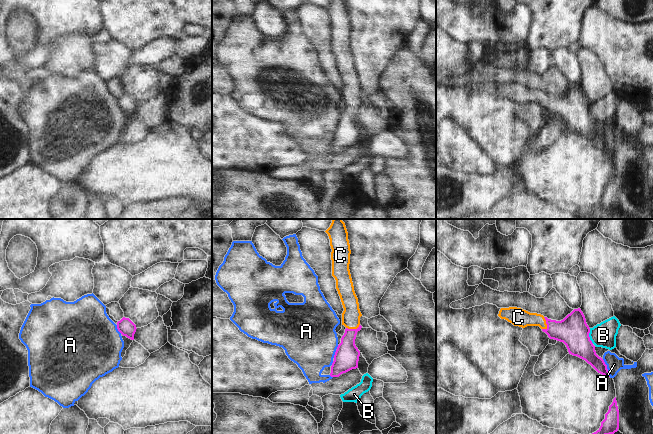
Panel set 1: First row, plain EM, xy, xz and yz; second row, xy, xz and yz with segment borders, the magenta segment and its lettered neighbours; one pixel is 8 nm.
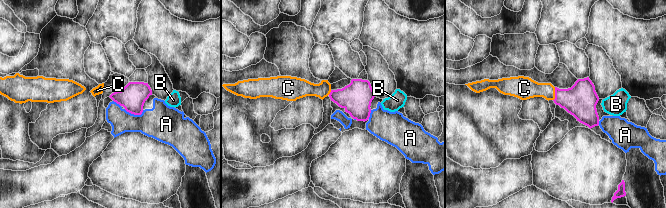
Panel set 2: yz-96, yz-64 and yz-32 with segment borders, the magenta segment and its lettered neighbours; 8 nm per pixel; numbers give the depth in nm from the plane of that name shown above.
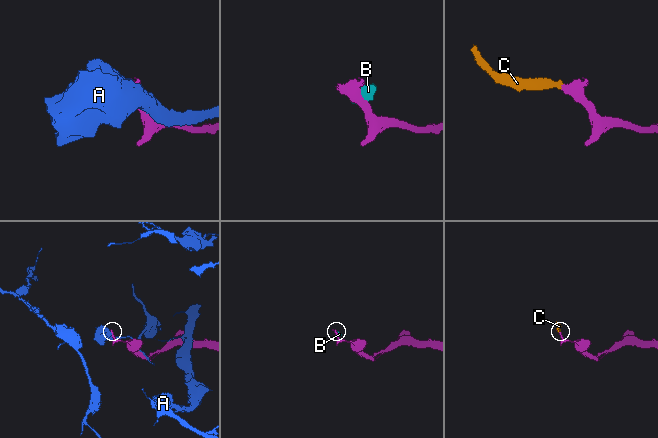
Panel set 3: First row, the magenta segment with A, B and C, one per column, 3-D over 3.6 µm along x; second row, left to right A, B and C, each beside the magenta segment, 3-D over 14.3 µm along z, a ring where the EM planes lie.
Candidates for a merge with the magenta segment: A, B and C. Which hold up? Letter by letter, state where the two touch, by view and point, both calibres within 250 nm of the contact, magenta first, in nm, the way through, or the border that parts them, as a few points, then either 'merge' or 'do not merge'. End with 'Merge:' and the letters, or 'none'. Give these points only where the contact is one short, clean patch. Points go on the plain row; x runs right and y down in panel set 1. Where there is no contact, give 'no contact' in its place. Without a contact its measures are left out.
A: meets magenta in yz at (606, 144); 160 nm thick on the magenta side, 130 nm on the other; do not merge
B: meets magenta in yz at (588, 112); 240 nm thick on the magenta side, 190 nm on the other; border along yz (589, 104), (589, 115), (593, 119); do not merge
C: meets magenta in yz at (546, 99); 240 nm thick on the magenta side, 140 nm on the other; runs through yz (573, 107), (555, 106), (546, 99), (540, 96), (518, 93); merge
Merge: C

